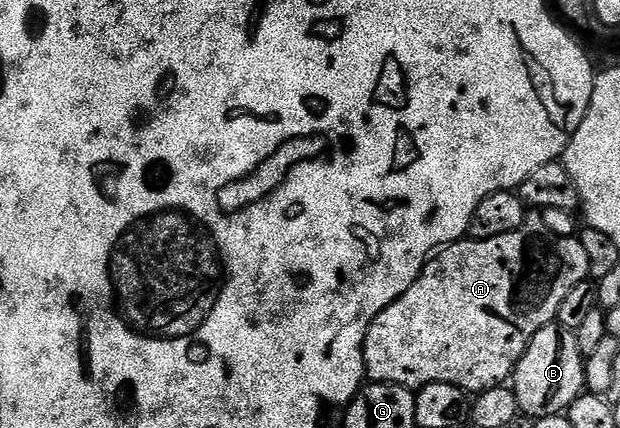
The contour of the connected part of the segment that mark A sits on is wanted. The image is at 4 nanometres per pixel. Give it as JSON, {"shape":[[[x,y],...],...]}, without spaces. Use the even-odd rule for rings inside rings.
{"shape":[[[526,223],[511,231],[507,235],[495,235],[491,239],[462,239],[457,242],[455,251],[446,247],[436,255],[429,258],[424,269],[417,277],[416,283],[403,294],[391,307],[387,307],[371,323],[371,327],[365,336],[363,347],[363,359],[365,360],[365,376],[370,382],[382,381],[392,385],[401,385],[404,389],[414,391],[427,383],[451,383],[455,387],[464,389],[470,395],[476,395],[494,389],[497,385],[505,385],[512,378],[513,372],[522,355],[527,351],[531,339],[543,327],[554,324],[557,319],[559,307],[563,307],[563,301],[579,283],[583,283],[589,277],[589,264],[587,255],[583,252],[583,243],[576,236],[560,237],[557,233],[548,233],[541,225]]]}

